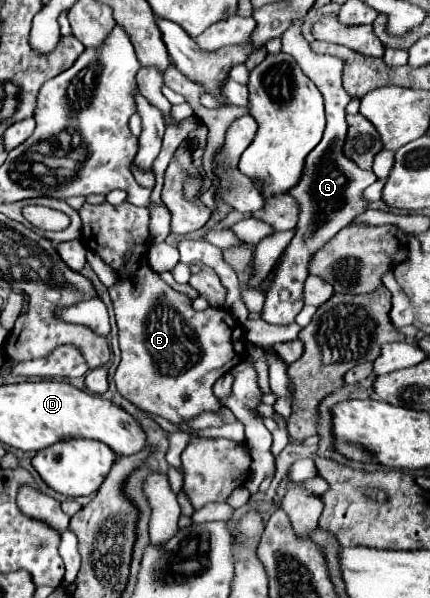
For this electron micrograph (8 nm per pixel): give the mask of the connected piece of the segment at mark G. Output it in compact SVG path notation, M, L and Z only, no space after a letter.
M298 18L290 24L290 28L282 36L282 50L290 54L304 74L316 84L316 88L324 96L324 110L326 110L326 130L320 140L320 144L306 156L304 160L304 170L300 182L288 190L288 194L298 202L300 216L298 224L294 228L294 236L290 244L286 246L280 264L274 268L274 278L264 292L266 302L264 302L264 312L262 318L270 324L292 324L298 312L302 310L302 288L304 280L308 276L308 264L310 258L320 250L332 236L350 224L358 214L366 212L370 202L364 198L364 190L376 182L376 174L372 170L362 170L356 162L344 156L344 140L348 132L348 124L344 120L346 116L346 104L352 100L346 90L342 88L342 70L344 70L344 60L330 56L330 54L316 54L308 46L306 38L302 36L302 24L304 18Z

